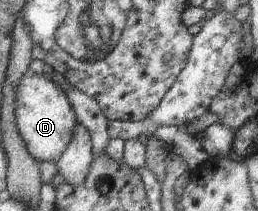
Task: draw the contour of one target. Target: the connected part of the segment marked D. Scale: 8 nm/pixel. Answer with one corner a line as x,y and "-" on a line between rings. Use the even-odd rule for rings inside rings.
42,74
22,76
16,96
17,126
28,153
38,163
57,162
72,141
77,119
68,96
50,79

